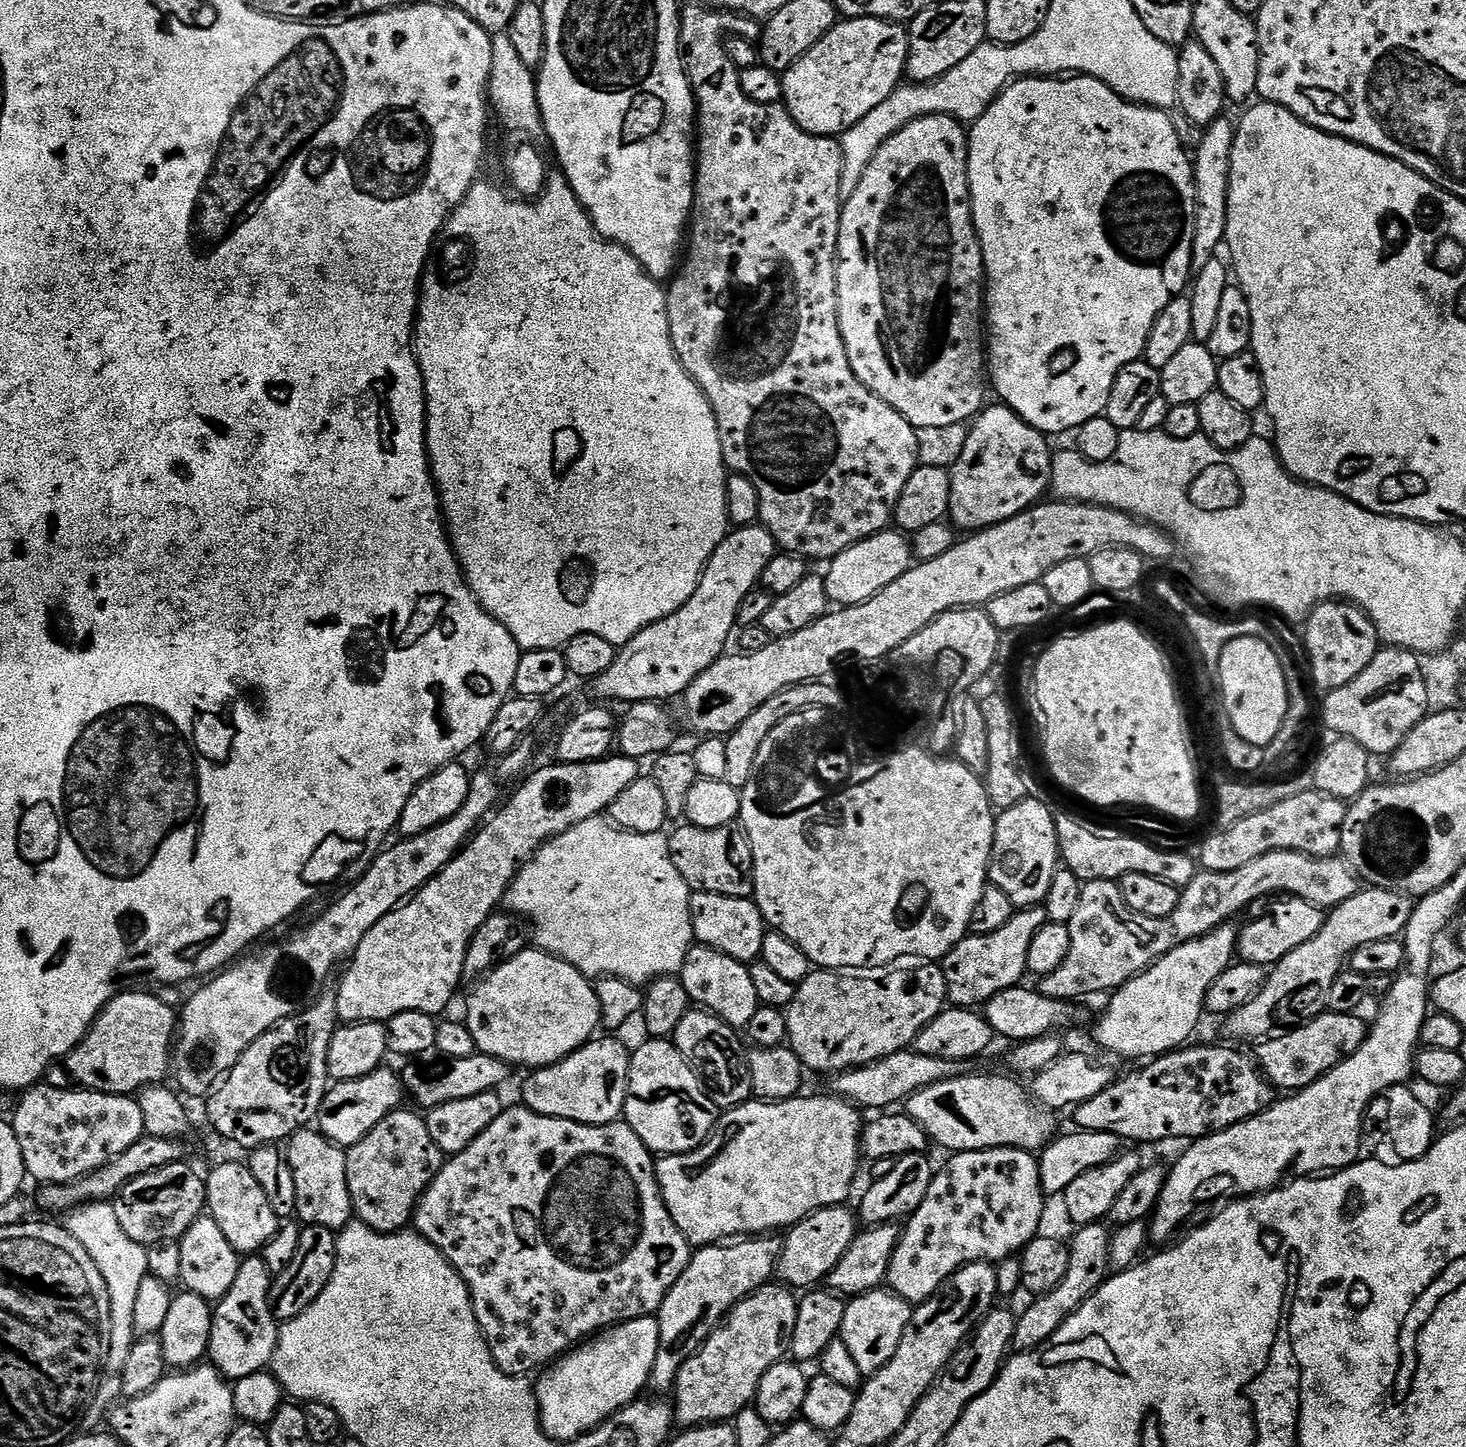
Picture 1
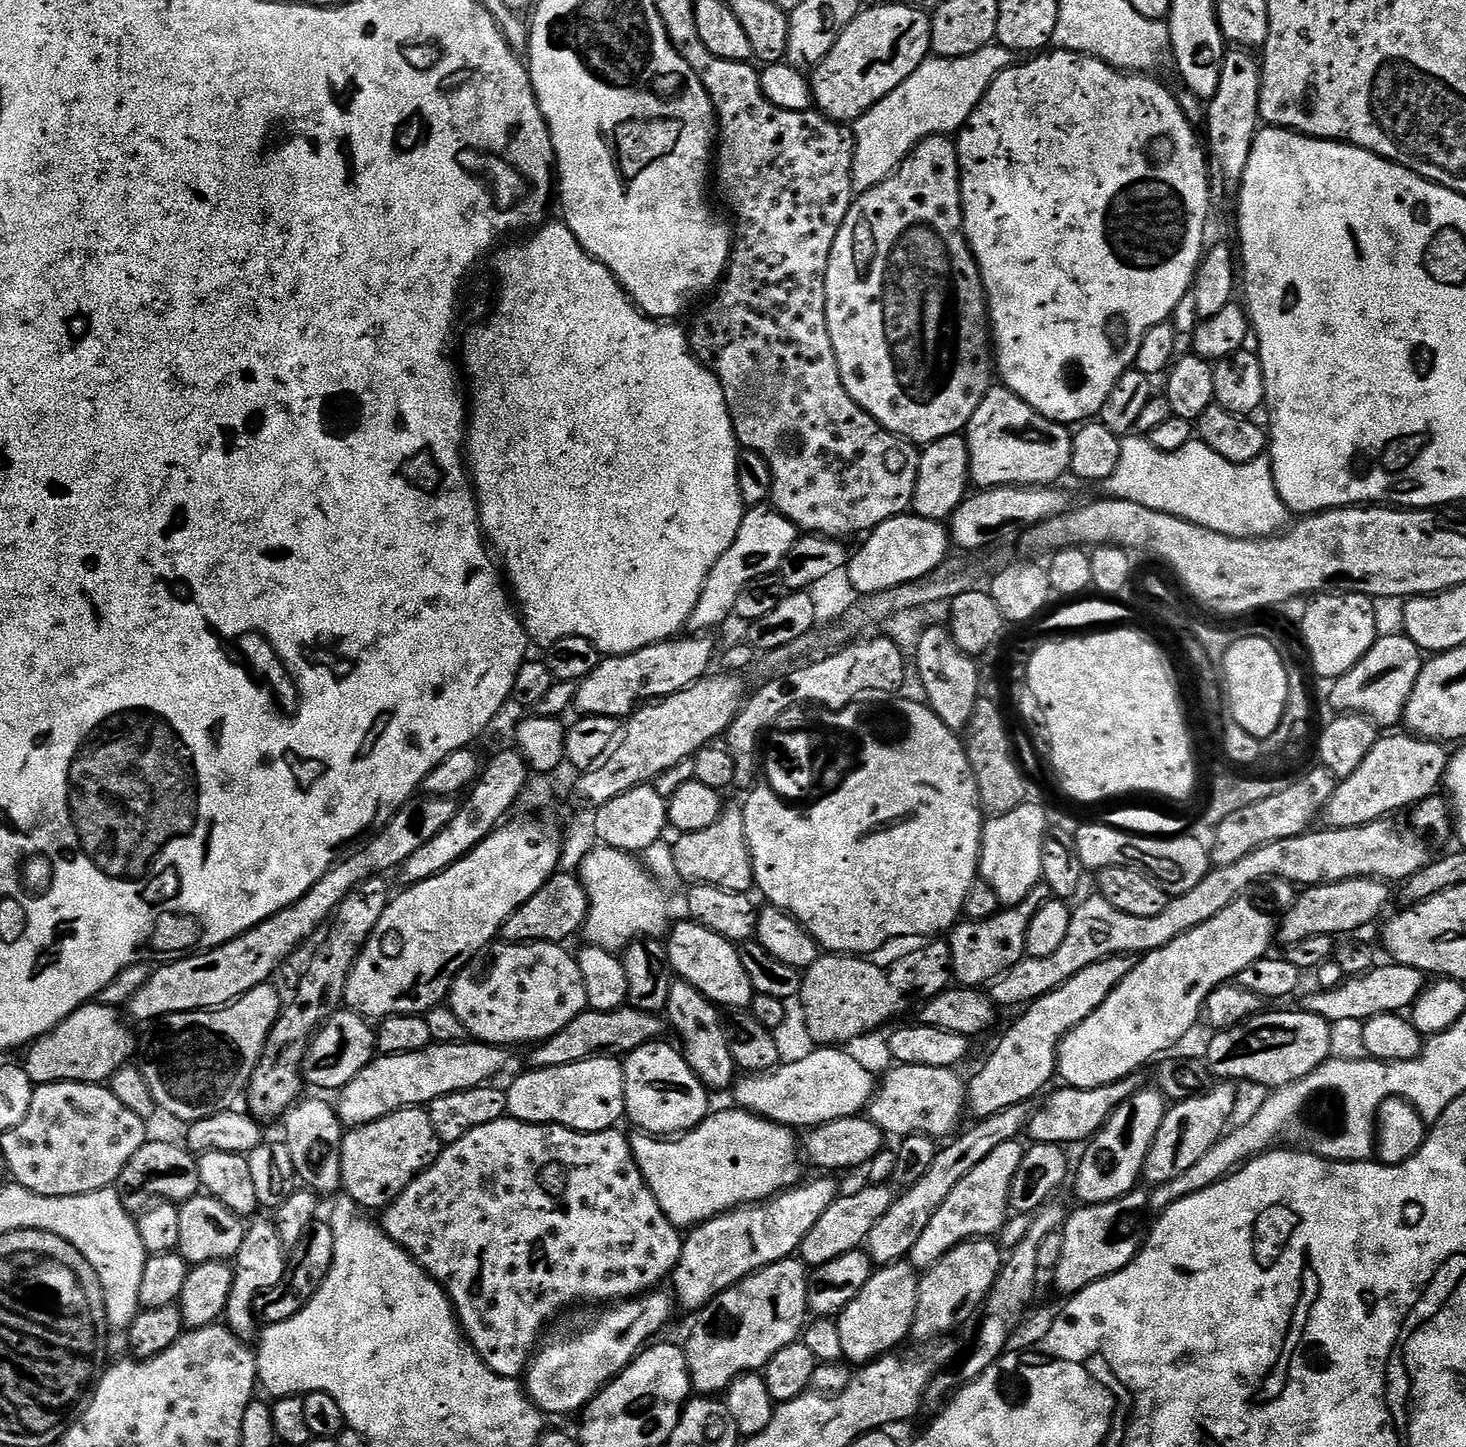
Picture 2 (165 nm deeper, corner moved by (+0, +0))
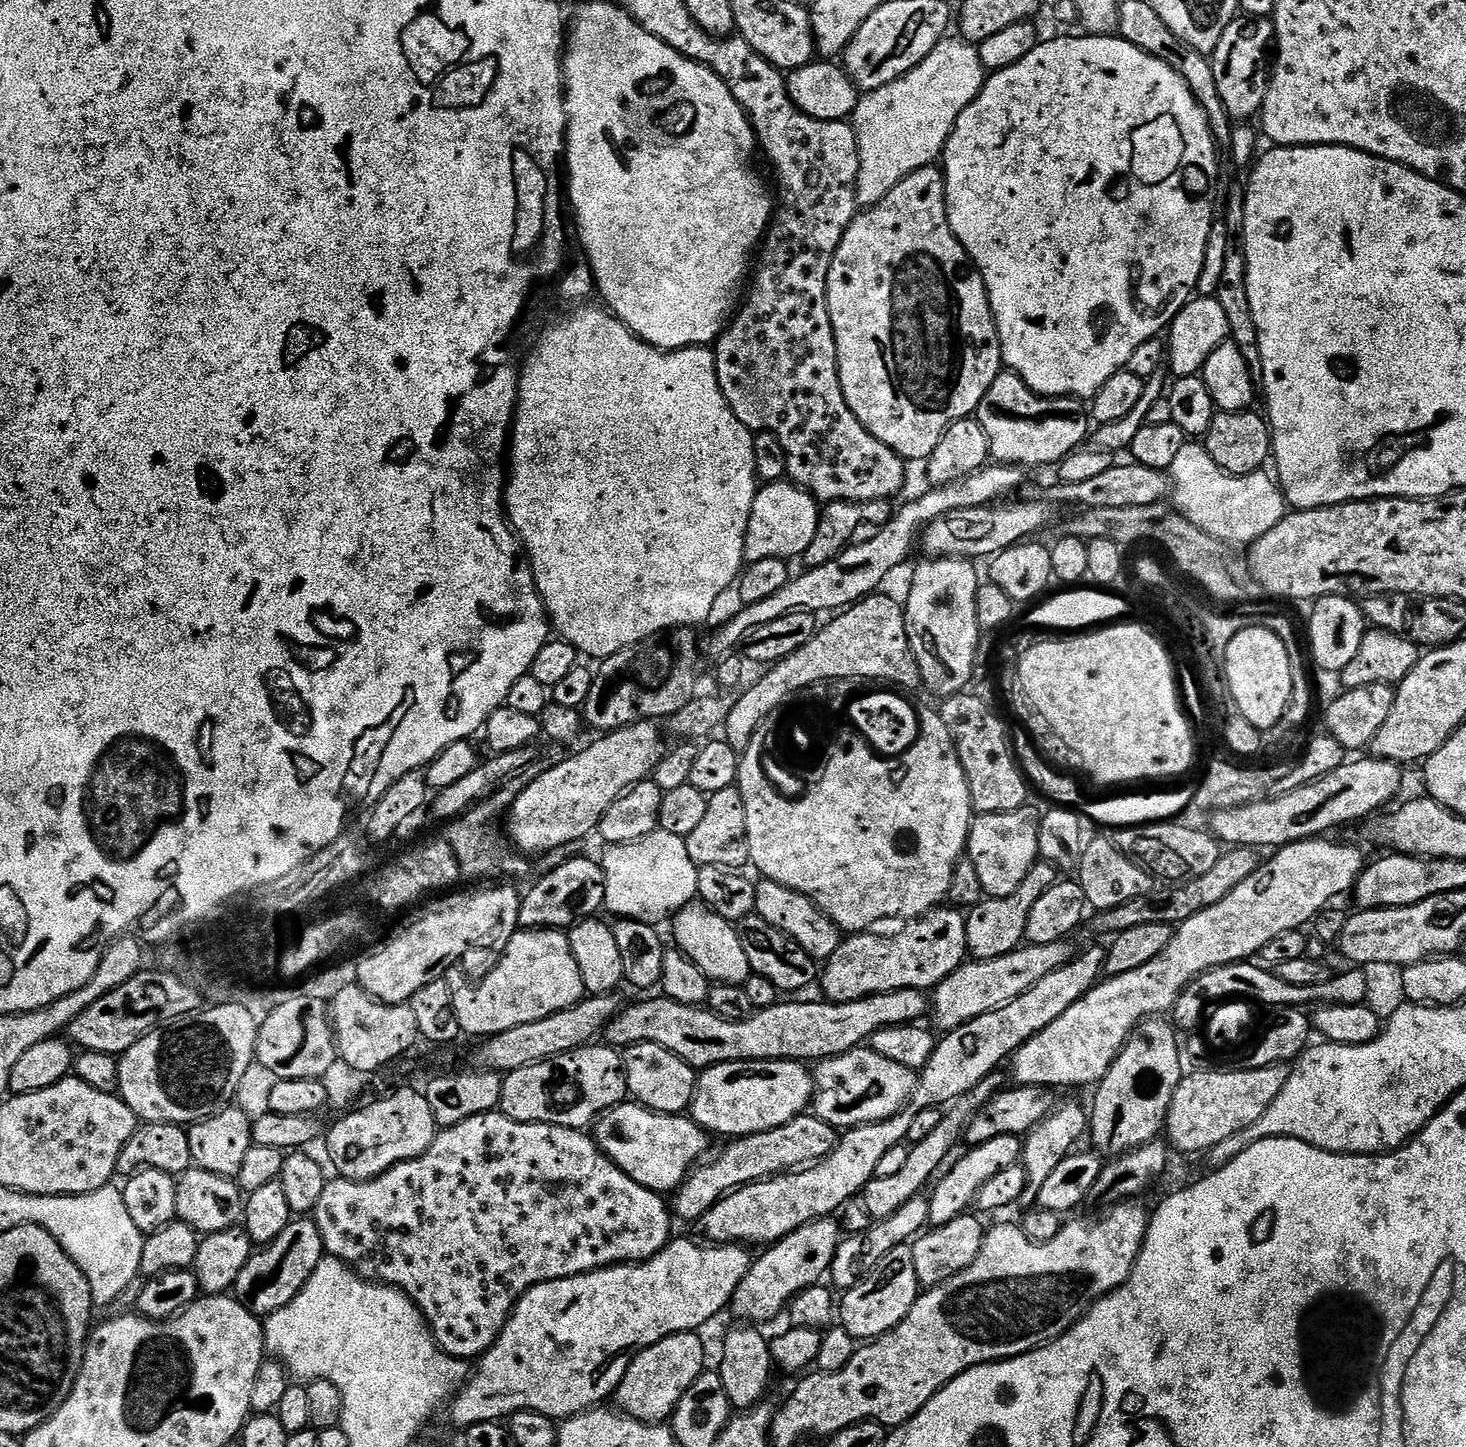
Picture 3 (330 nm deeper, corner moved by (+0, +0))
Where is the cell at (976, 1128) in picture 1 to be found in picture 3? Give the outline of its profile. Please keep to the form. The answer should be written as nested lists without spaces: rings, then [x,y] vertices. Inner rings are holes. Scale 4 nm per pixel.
[[[871,1047],[851,1048],[841,1056],[831,1056],[829,1060],[819,1061],[814,1068],[816,1093],[812,1095],[811,1111],[822,1122],[831,1128],[847,1130],[863,1124],[876,1124],[879,1120],[888,1120],[905,1107],[916,1088],[917,1073],[906,1066],[898,1066],[898,1062],[890,1062],[890,1058],[882,1058],[882,1054],[872,1051]]]

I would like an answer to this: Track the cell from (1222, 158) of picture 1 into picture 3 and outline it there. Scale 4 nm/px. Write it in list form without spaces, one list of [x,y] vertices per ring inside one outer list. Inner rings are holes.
[[[1240,14],[1230,22],[1230,26],[1226,26],[1218,46],[1210,53],[1218,95],[1233,121],[1251,121],[1251,116],[1263,109],[1270,79],[1270,49],[1275,34],[1275,23],[1269,17]]]

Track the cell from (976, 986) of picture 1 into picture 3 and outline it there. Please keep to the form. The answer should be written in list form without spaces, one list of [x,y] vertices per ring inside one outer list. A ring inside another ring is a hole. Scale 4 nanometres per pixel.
[[[1037,862],[1022,878],[1022,883],[1014,894],[1006,898],[997,896],[985,898],[966,912],[966,942],[968,956],[973,960],[993,960],[1002,958],[1002,954],[1010,954],[1015,948],[1021,947],[1026,940],[1026,918],[1030,918],[1030,910],[1034,910],[1034,902],[1050,890],[1050,886],[1058,883],[1058,869],[1052,864]]]

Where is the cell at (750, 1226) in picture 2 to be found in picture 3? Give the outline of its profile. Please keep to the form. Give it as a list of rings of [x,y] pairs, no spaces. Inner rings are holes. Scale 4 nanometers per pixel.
[[[1103,947],[1088,948],[1081,956],[1080,953],[1073,955],[1069,964],[1054,970],[1054,974],[1046,974],[1038,986],[1026,990],[1026,994],[1014,998],[1014,1002],[1005,1008],[995,1008],[953,1032],[941,1035],[930,1062],[919,1069],[910,1106],[901,1108],[888,1120],[847,1129],[837,1139],[836,1149],[814,1164],[785,1172],[783,1176],[773,1176],[770,1180],[759,1180],[756,1184],[748,1184],[745,1188],[728,1193],[713,1208],[706,1210],[699,1220],[698,1228],[704,1231],[703,1239],[712,1244],[771,1246],[786,1234],[810,1222],[839,1213],[849,1200],[857,1199],[875,1177],[878,1161],[885,1156],[886,1150],[907,1141],[907,1130],[916,1112],[951,1105],[974,1090],[978,1082],[993,1075],[1003,1060],[1005,1063],[1027,1040],[1046,1030],[1050,1022],[1066,1014],[1074,1002],[1081,1000],[1100,983],[1104,976],[1105,955]]]

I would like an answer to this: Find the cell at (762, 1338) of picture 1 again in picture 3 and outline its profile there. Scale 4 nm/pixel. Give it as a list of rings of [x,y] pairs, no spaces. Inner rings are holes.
[[[825,1218],[815,1220],[790,1234],[786,1234],[775,1244],[765,1247],[761,1256],[753,1259],[746,1278],[734,1290],[730,1312],[737,1316],[737,1321],[751,1322],[764,1326],[767,1320],[787,1309],[789,1302],[802,1290],[821,1283],[829,1275],[832,1259],[842,1239],[842,1224],[839,1219]]]

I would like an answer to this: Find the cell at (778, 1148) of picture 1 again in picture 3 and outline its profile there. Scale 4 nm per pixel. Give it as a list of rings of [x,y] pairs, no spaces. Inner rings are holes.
[[[635,1102],[611,1108],[595,1121],[595,1128],[596,1145],[630,1178],[634,1178],[634,1182],[661,1194],[675,1193],[697,1161],[705,1155],[703,1152],[710,1140],[709,1133],[698,1127],[691,1115],[652,1112]]]

